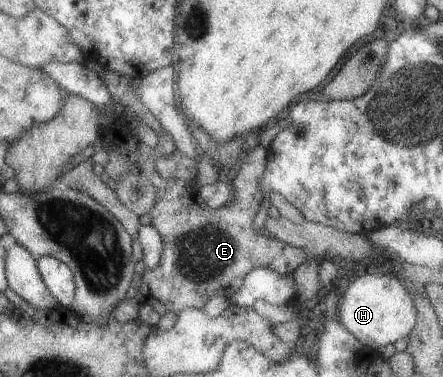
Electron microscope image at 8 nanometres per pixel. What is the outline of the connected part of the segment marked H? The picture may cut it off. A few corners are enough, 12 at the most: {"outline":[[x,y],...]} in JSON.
{"outline":[[356,271],[337,321],[367,349],[407,339],[417,316],[389,273]]}

